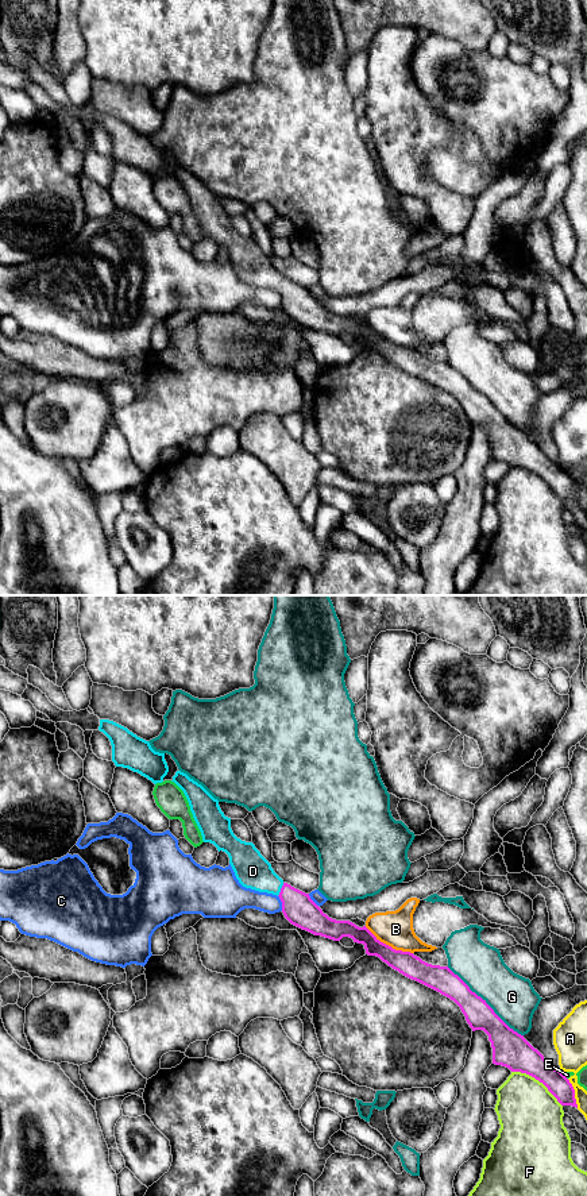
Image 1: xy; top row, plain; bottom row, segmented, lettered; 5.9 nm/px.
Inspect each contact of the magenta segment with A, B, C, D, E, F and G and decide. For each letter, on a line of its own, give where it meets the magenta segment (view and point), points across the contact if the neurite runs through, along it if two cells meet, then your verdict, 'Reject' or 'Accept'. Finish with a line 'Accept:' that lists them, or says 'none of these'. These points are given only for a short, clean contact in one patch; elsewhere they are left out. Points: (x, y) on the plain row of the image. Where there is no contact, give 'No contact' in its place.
A: Touches magenta at xy (574, 489). Reject
B: Touches magenta at xy (387, 340). Reject
C: Touches magenta at xy (282, 298). Reject
D: Touches magenta at xy (281, 285). Path across: xy (298, 304), (281, 285), (253, 266). Accept
E: Touches magenta at xy (563, 470). Reject
F: Touches magenta at xy (539, 475). Reject
G: Touches magenta at xy (485, 397). Reject
Accept: D

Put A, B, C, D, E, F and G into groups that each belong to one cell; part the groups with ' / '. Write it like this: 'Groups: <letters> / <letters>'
Groups: A / B / C / D / E / F / G

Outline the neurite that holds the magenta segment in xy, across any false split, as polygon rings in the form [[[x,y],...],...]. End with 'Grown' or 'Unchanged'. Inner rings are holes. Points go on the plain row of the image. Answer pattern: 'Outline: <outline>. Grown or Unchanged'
Outline: [[[181,166],[175,167],[171,177],[184,186],[202,236],[228,250],[235,271],[243,282],[277,290],[282,297],[282,308],[291,320],[333,336],[350,332],[364,340],[366,350],[379,352],[403,371],[449,393],[460,402],[472,427],[483,425],[488,431],[493,459],[534,472],[561,501],[578,504],[569,475],[552,463],[524,431],[510,424],[486,396],[472,387],[448,362],[432,360],[410,347],[395,346],[381,337],[366,321],[329,313],[309,289],[285,278],[252,238],[242,236],[233,229],[231,213],[224,211],[219,196],[201,180]]]. Grown

